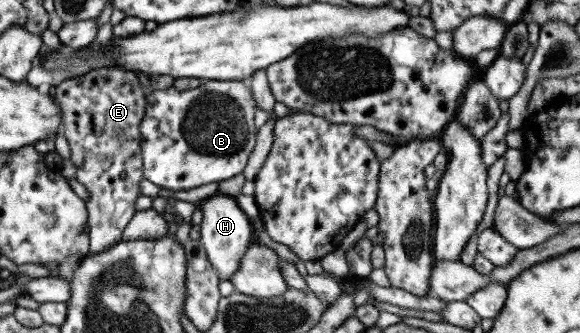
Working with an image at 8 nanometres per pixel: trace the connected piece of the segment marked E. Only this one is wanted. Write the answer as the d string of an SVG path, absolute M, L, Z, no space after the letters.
M117 67L95 68L66 78L54 87L54 99L61 115L61 134L69 143L70 159L76 167L75 179L88 191L84 204L90 254L105 251L119 242L124 227L135 213L134 201L141 195L139 182L143 178L139 120L143 118L146 97L135 73Z

